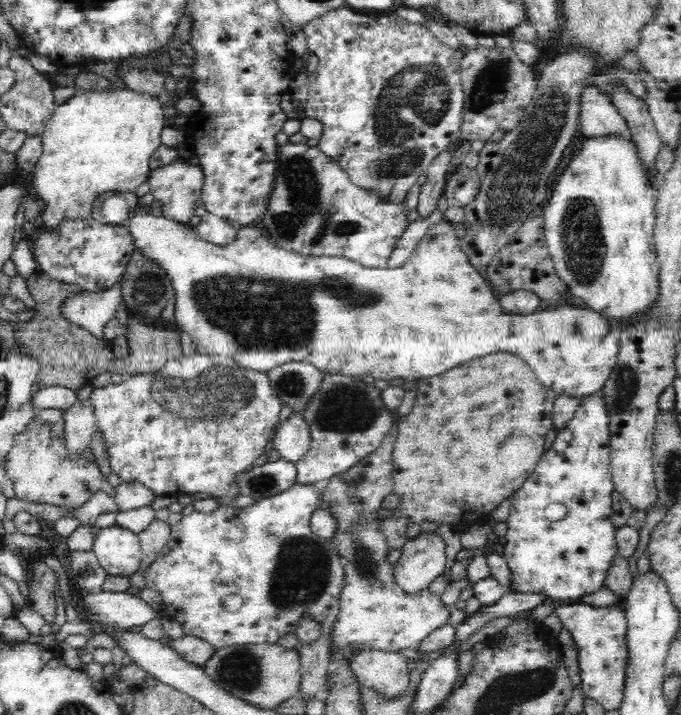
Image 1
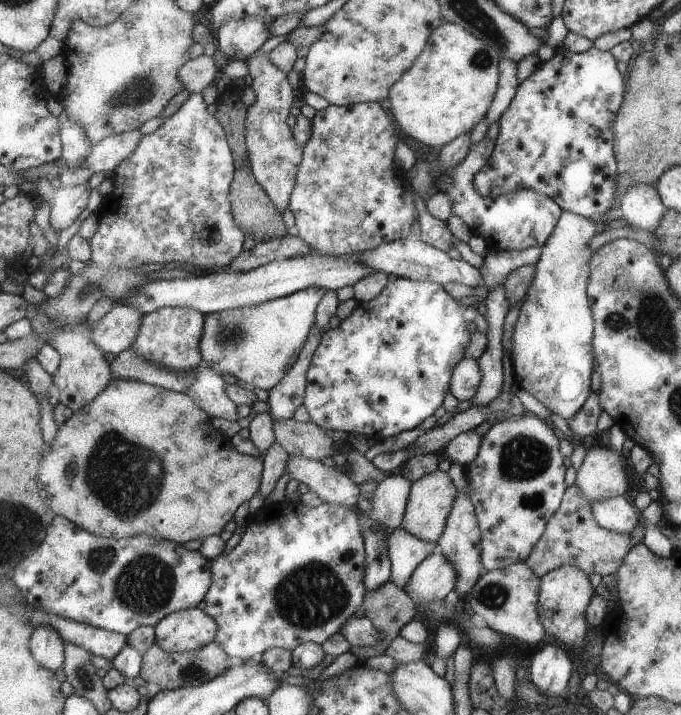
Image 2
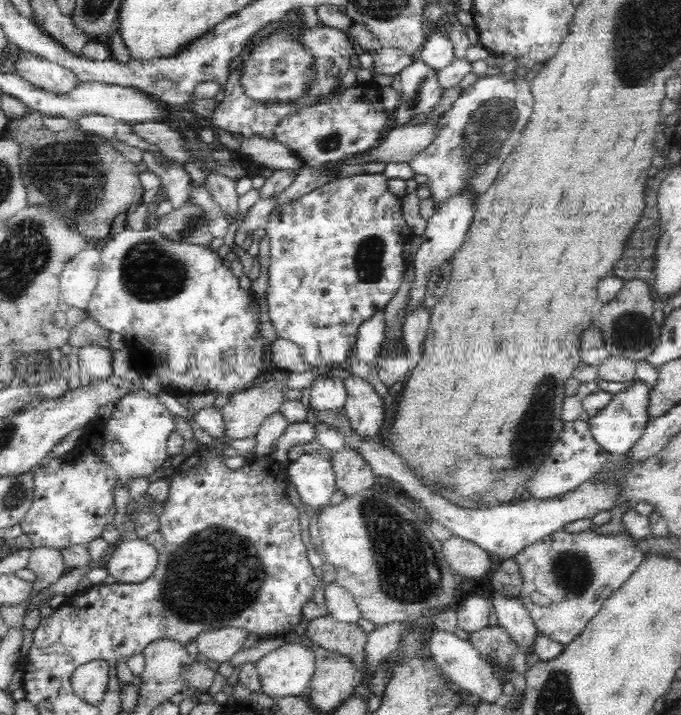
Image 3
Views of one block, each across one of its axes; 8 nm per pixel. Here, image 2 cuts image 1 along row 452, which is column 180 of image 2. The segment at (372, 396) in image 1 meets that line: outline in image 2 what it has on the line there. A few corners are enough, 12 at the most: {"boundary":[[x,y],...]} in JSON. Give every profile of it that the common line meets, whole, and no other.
{"boundary":[[164,306],[142,316],[131,347],[186,371],[200,360],[204,314]]}

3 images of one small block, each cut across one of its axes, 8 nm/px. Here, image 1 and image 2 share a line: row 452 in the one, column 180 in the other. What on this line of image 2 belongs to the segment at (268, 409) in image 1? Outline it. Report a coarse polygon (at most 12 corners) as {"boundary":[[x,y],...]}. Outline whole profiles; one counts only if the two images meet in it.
{"boundary":[[191,93],[112,170],[90,261],[240,254],[235,158]]}

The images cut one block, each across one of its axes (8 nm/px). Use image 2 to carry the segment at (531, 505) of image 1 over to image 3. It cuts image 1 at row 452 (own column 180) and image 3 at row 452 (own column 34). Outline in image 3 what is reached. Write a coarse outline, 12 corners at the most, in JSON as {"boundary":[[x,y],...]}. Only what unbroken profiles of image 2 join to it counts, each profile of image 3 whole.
{"boundary":[[582,420],[565,422],[531,482],[534,500],[571,492],[608,452]]}

